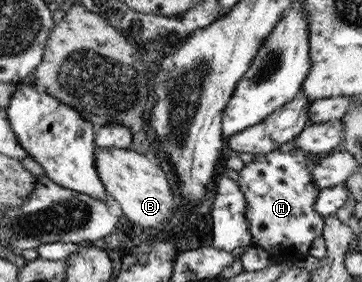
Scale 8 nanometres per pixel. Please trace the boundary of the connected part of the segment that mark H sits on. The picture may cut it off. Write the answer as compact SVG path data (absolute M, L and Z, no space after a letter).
M288 141L266 154L254 154L252 160L244 164L239 171L237 183L246 203L245 219L251 234L251 244L262 248L272 263L295 263L301 260L304 256L308 256L314 239L322 236L324 219L314 210L319 190L310 176L312 158L315 162L318 157L306 154L294 142Z

